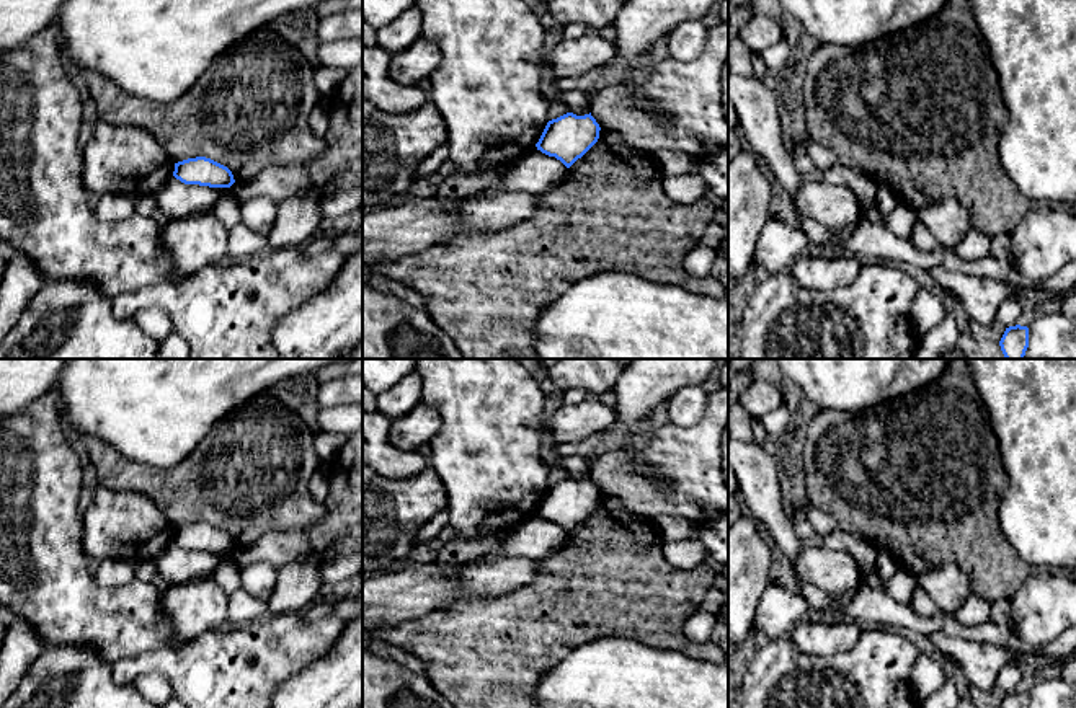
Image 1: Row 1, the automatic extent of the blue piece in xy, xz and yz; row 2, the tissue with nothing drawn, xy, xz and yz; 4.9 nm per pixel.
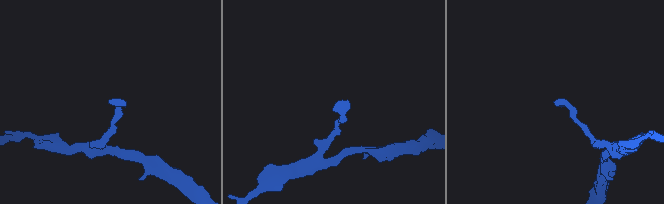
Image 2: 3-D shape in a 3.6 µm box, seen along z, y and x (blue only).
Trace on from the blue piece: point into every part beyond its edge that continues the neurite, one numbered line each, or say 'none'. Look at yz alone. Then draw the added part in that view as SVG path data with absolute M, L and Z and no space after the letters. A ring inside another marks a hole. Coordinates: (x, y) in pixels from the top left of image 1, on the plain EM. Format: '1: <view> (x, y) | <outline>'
none

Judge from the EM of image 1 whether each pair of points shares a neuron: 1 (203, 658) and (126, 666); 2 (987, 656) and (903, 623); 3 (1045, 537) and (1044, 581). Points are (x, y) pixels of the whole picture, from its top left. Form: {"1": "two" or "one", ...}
{"1": "one", "2": "two", "3": "two"}

